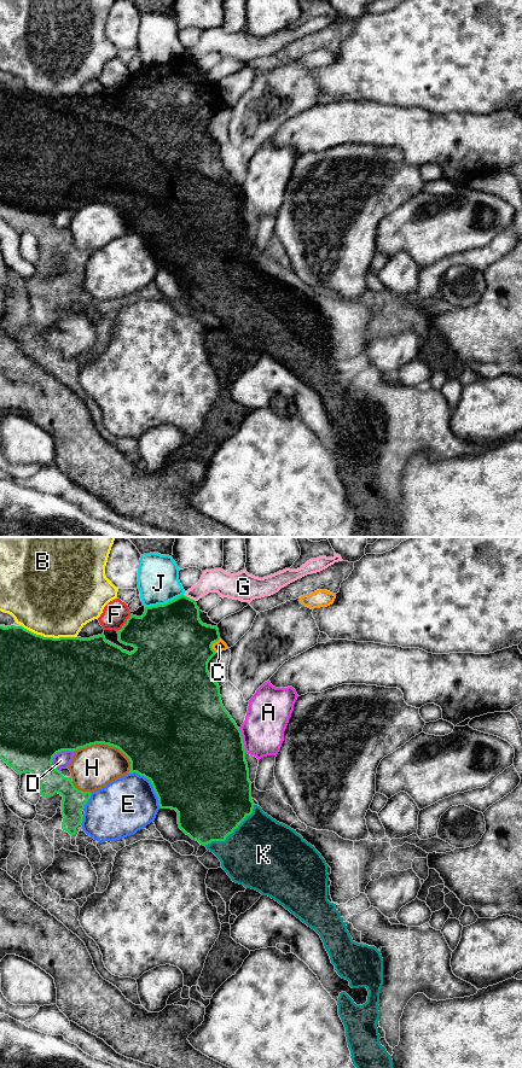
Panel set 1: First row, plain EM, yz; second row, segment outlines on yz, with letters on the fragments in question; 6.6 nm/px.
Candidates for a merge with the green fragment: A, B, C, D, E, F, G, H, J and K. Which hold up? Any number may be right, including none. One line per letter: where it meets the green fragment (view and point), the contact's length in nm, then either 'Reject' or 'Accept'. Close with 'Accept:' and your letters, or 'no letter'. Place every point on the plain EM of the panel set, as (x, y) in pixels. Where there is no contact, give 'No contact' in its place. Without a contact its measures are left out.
A: Touches green at yz (242, 199). Shared border 180 nm. Reject
B: Touches green at yz (50, 97). Shared border 380 nm. Reject
C: Touches green at yz (212, 104). Shared border 110 nm. Reject
D: Touches green at yz (61, 210). Shared border 190 nm. Reject
E: Touches green at yz (151, 243). Shared border 320 nm. Reject
F: Touches green at yz (126, 82). Shared border 150 nm. Reject
G: Touches green at yz (189, 57). Shared border 90 nm. Reject
H: Touches green at yz (109, 204). Shared border 380 nm. Reject
J: Touches green at yz (164, 63). Shared border 280 nm. Reject
K: Touches green at yz (232, 291). Shared border 440 nm. Accept
Accept: K

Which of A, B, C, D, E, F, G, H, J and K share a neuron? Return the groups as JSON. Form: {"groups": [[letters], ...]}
{"groups": [["A"], ["B"], ["C"], ["D"], ["E"], ["F"], ["G"], ["H"], ["J"], ["K"]]}

